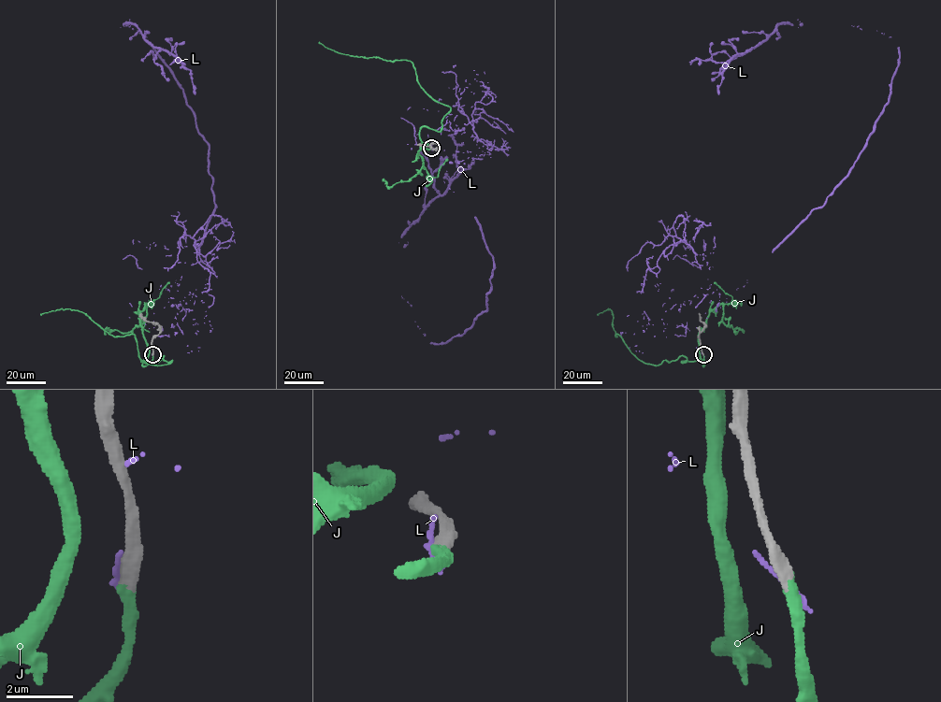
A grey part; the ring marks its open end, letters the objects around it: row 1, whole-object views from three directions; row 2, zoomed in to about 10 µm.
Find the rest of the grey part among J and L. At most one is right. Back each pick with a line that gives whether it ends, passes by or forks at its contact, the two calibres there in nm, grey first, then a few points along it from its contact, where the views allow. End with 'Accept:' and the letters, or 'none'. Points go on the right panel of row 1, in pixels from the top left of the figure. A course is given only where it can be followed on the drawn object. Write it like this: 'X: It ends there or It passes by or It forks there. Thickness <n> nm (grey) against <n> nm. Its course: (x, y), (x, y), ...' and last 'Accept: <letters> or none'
J: It ends there. Thickness 480 nm (grey) against 400 nm. Its course: (702, 354), (703, 365), (701, 359), (682, 362), (683, 356), (644, 363), (615, 336), (611, 310), (597, 315)
Accept: J

